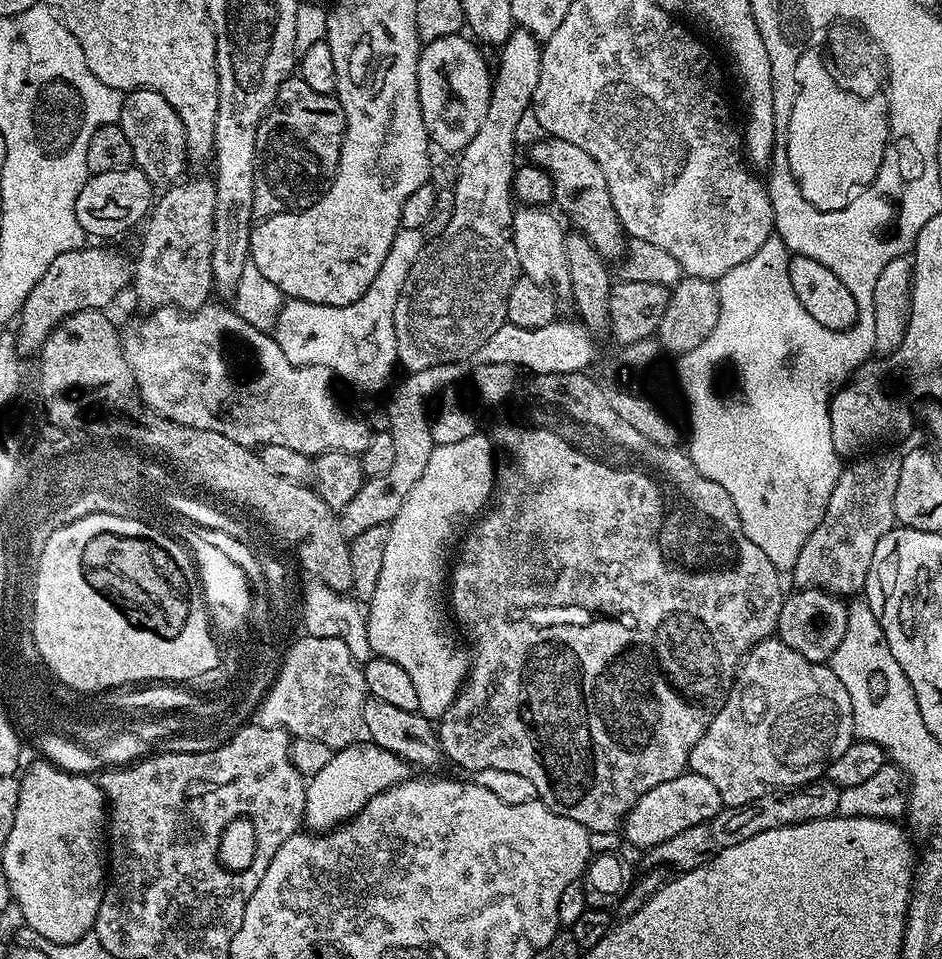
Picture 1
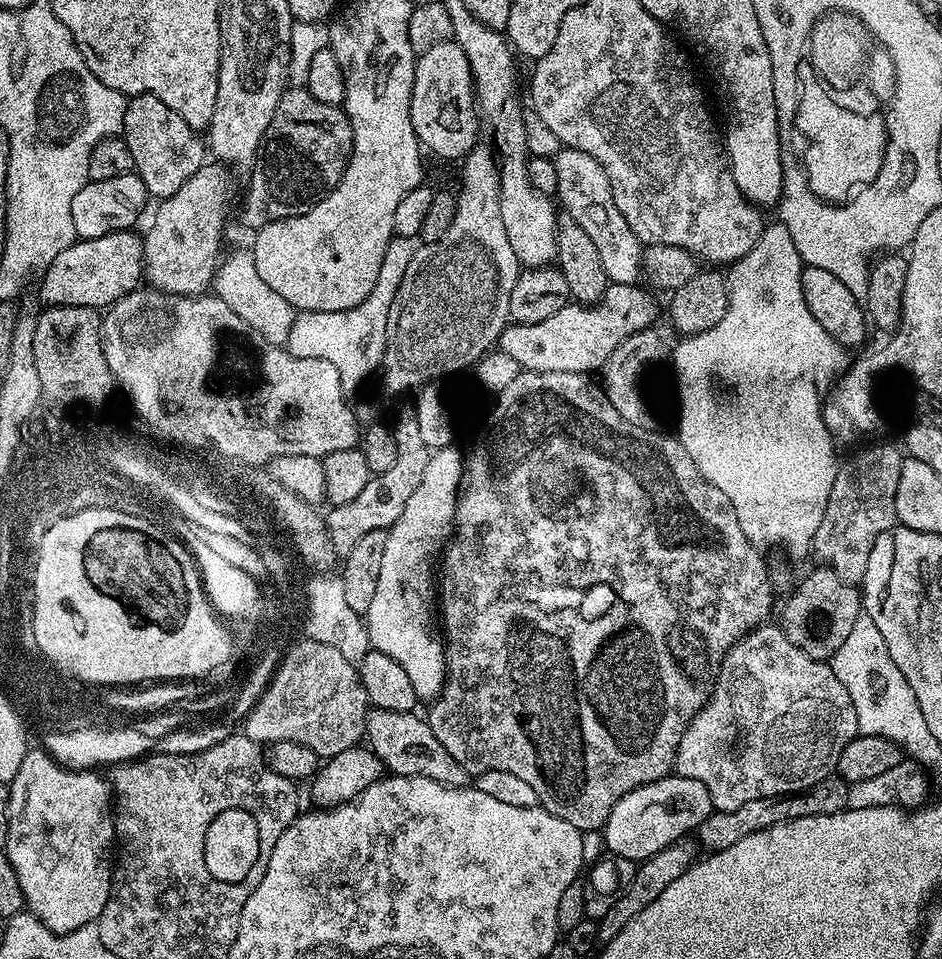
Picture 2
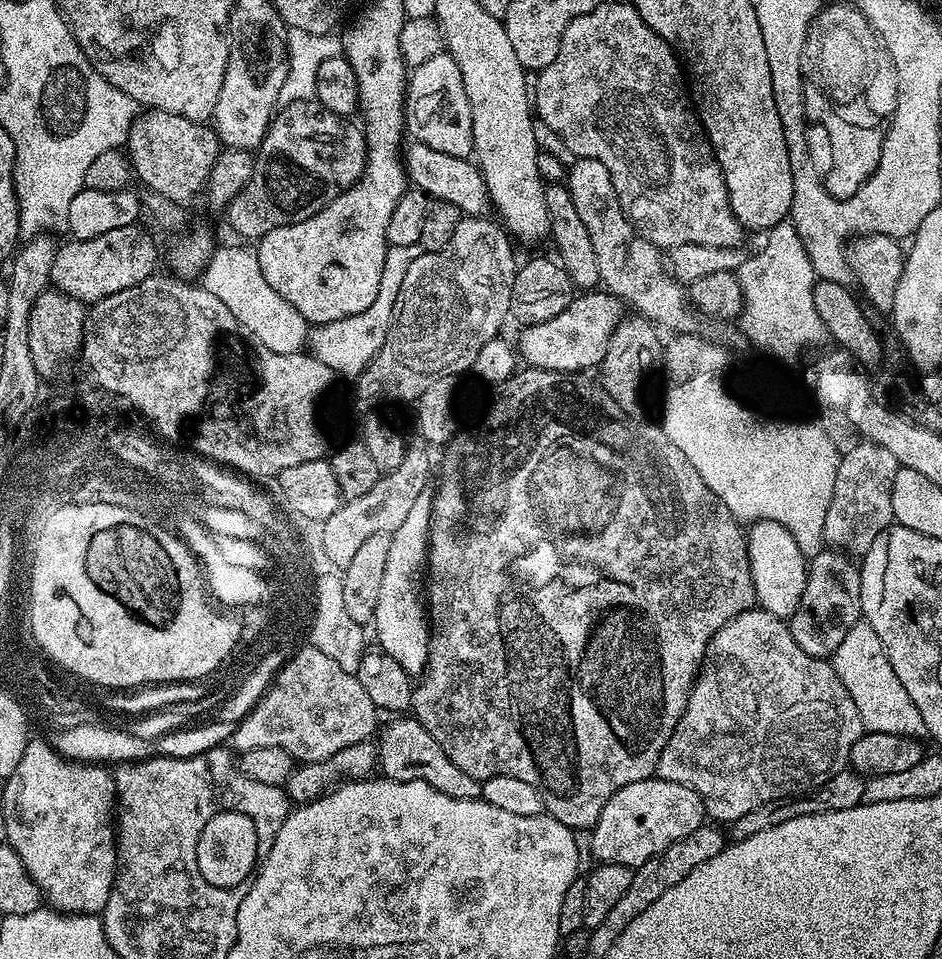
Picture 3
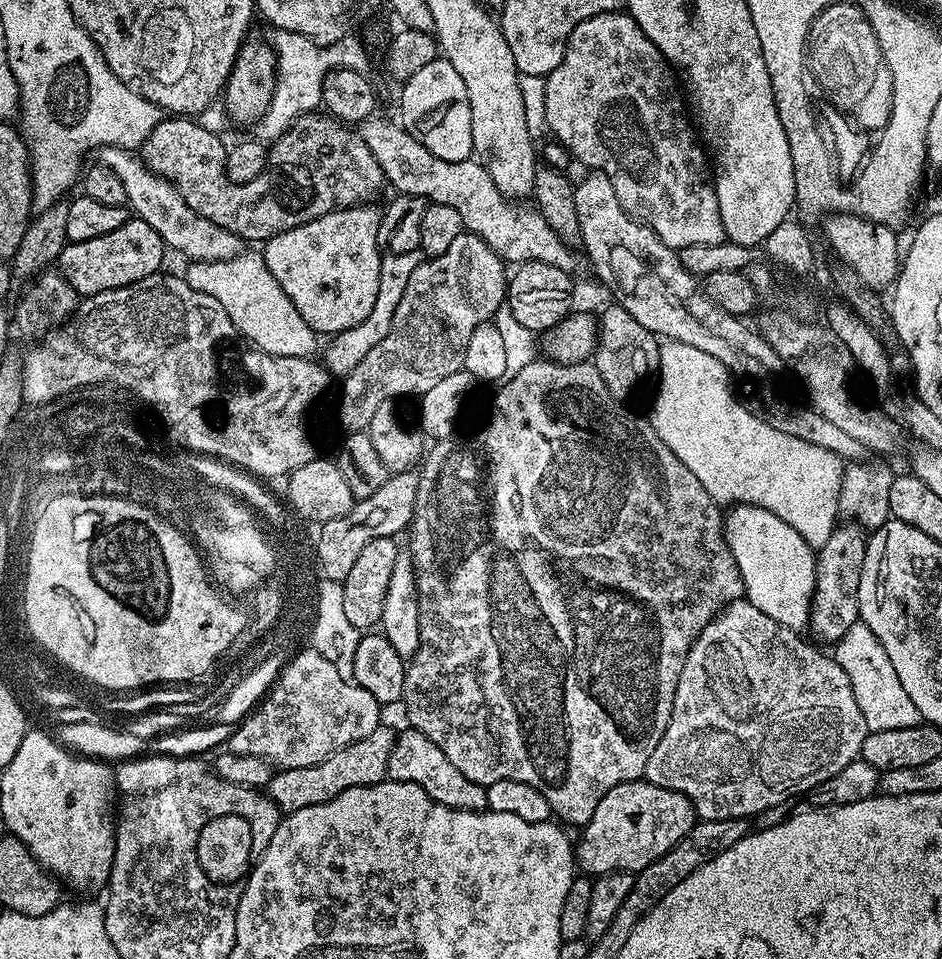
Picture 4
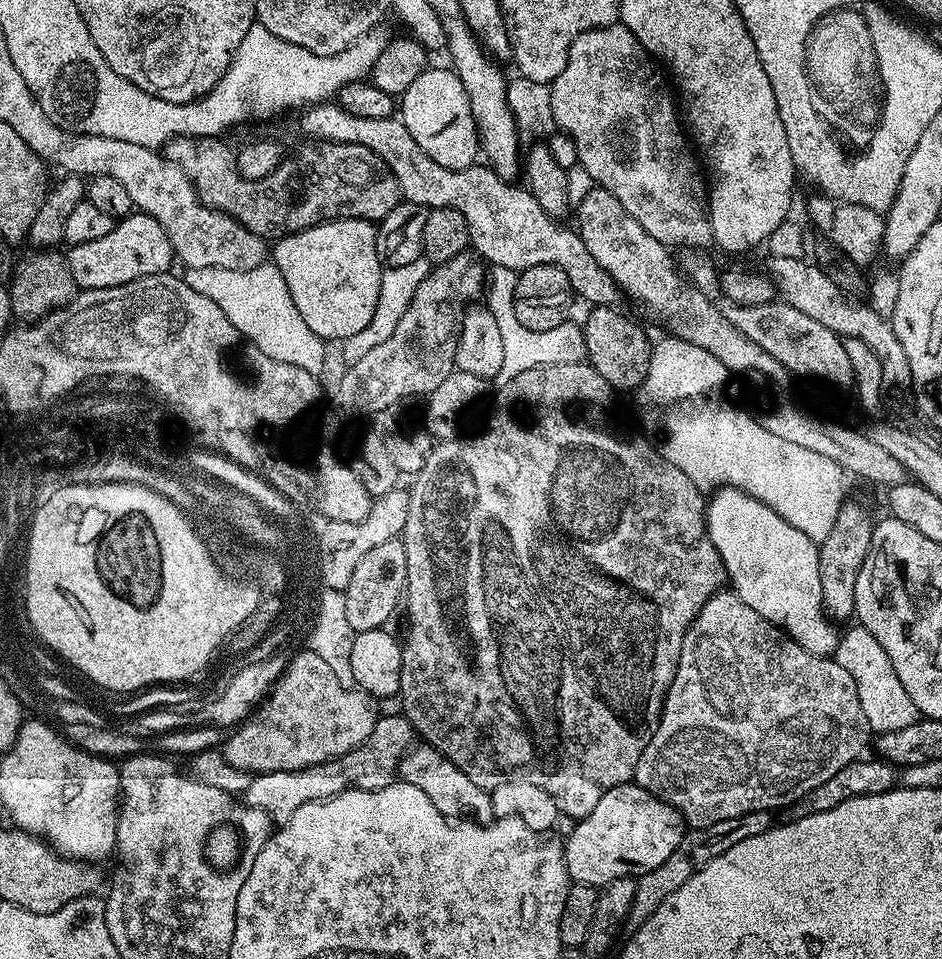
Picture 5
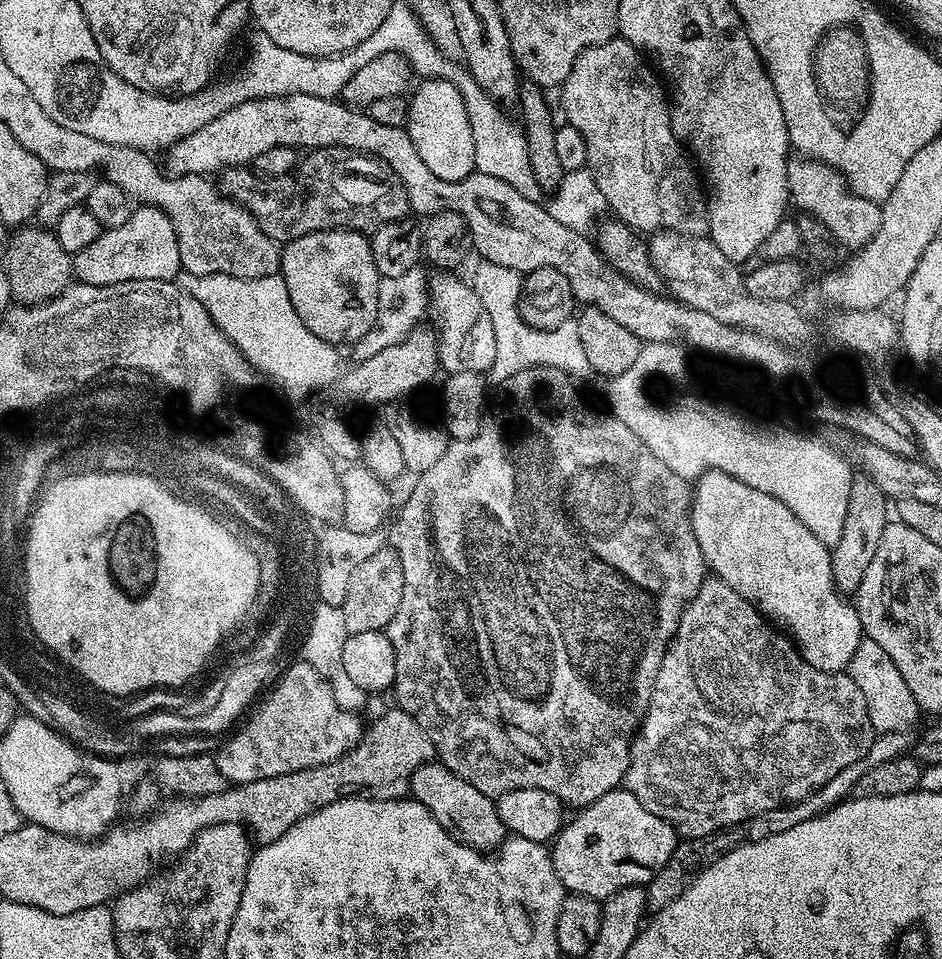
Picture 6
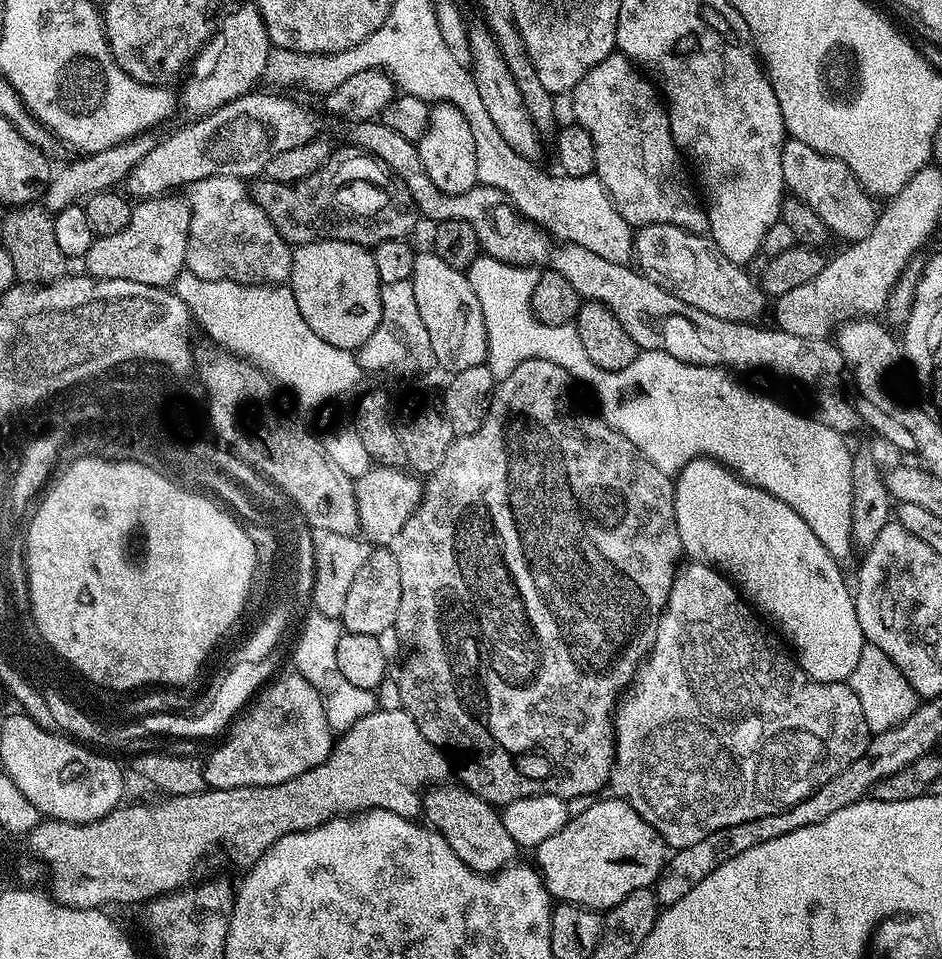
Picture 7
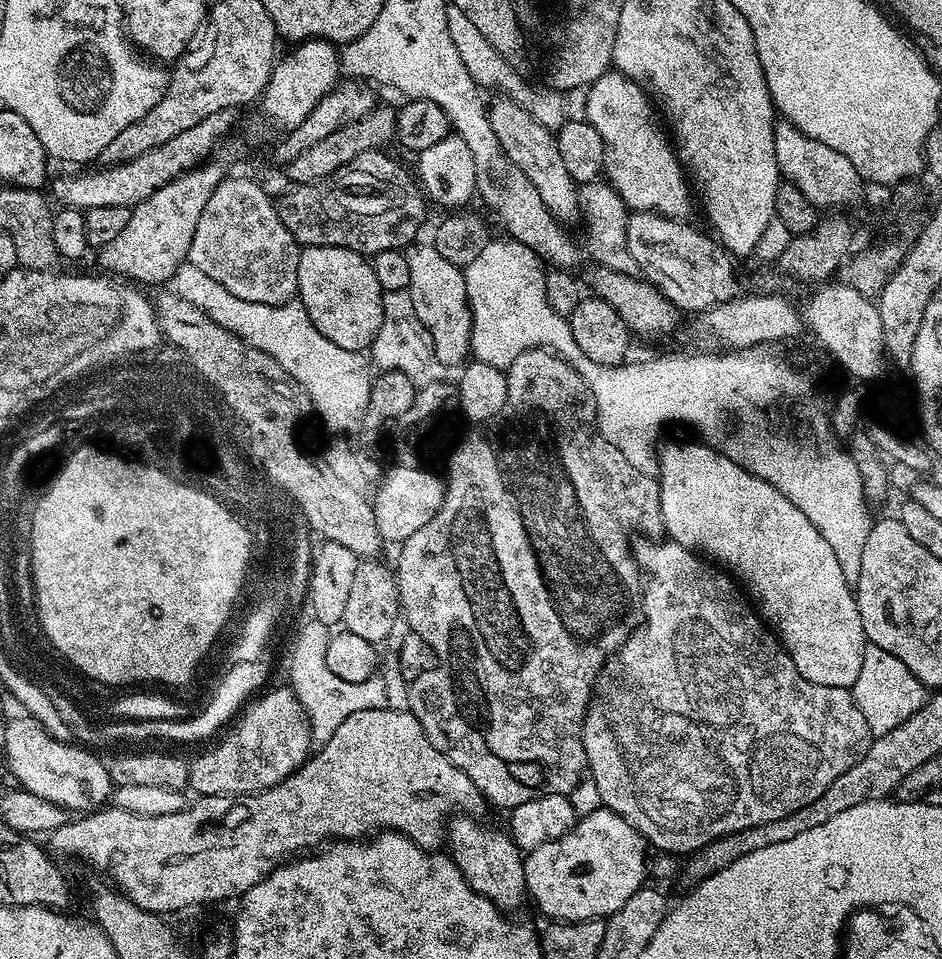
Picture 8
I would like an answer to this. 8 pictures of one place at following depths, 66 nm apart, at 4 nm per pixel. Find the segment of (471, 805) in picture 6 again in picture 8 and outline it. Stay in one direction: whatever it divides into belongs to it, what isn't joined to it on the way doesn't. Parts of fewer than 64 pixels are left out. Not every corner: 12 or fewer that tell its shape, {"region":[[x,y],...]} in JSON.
{"region":[[453,815],[447,843],[474,891],[501,910],[526,900],[507,831]]}

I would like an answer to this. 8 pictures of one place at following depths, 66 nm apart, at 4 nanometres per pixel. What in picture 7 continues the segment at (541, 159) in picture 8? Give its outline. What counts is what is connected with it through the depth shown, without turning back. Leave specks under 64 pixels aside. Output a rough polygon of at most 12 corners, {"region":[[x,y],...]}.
{"region":[[469,27],[470,71],[494,126],[539,161],[542,137],[492,31]]}

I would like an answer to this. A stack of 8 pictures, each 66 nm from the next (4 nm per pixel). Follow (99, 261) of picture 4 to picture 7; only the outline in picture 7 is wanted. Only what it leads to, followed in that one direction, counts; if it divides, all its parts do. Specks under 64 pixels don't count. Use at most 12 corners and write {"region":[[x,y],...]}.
{"region":[[149,196],[82,257],[96,280],[175,285],[192,206]]}

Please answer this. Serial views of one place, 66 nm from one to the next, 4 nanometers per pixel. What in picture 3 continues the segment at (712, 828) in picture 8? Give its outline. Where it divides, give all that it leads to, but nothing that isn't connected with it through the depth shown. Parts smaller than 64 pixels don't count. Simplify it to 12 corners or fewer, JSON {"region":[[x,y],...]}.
{"region":[[757,606],[708,644],[656,776],[711,819],[811,793],[864,723]]}

